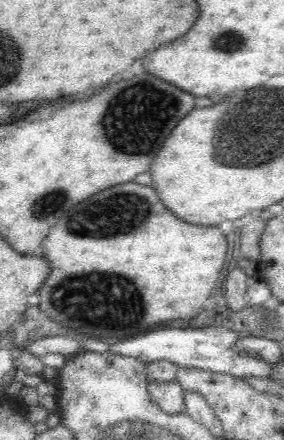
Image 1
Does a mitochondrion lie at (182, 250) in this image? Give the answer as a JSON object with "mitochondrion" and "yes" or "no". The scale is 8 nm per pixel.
{"mitochondrion":"no"}

